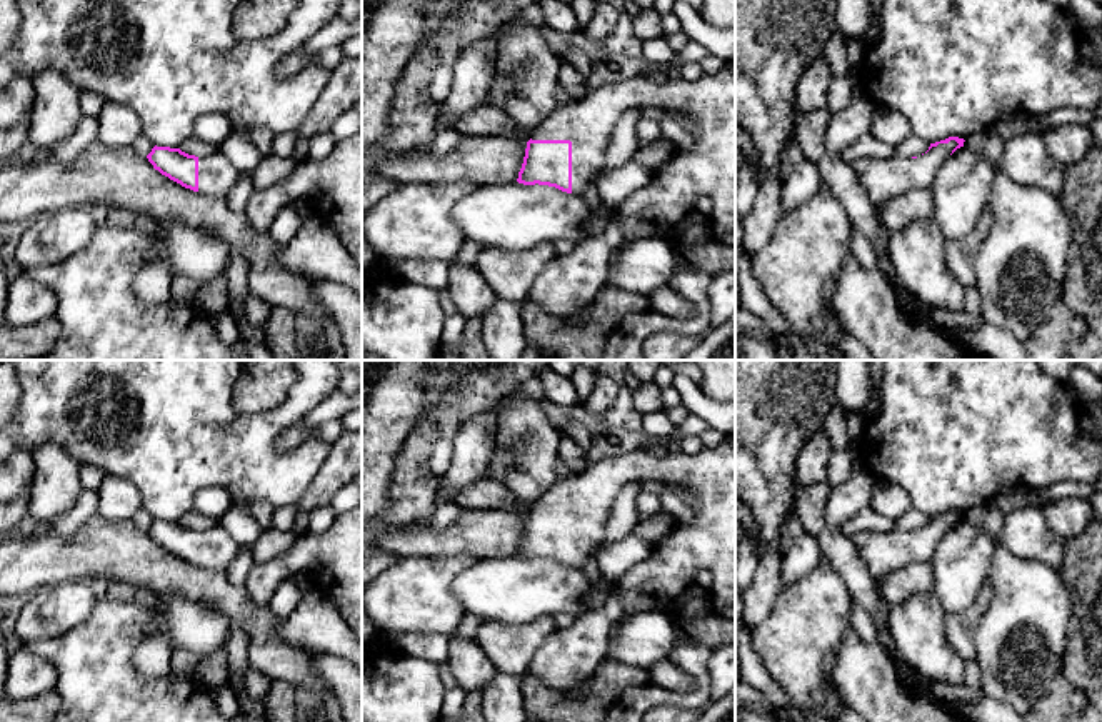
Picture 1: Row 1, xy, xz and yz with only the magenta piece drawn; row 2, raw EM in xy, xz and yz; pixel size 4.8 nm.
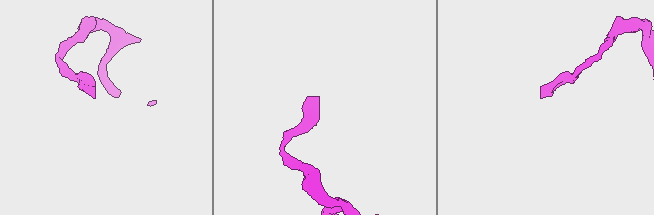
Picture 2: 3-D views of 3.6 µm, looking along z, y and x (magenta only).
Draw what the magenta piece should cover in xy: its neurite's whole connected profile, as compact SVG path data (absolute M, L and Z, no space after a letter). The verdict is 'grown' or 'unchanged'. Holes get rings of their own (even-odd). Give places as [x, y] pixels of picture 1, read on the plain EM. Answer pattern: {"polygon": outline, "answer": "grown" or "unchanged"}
{"polygon": "M155 519L147 532L162 549L212 572L225 574L238 550L235 540L218 524L208 530L195 530L180 522Z", "answer": "grown"}

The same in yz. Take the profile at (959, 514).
{"polygon": "M949 510L930 517L920 530L865 530L852 537L855 549L869 574L879 580L902 567L915 562L930 562L939 540L957 522L964 520L964 512Z", "answer": "grown"}

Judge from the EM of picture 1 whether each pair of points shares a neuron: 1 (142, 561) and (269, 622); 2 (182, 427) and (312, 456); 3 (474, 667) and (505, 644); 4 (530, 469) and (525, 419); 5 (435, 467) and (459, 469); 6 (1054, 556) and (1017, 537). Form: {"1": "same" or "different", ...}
{"1": "same", "2": "same", "3": "different", "4": "same", "5": "different", "6": "same"}

